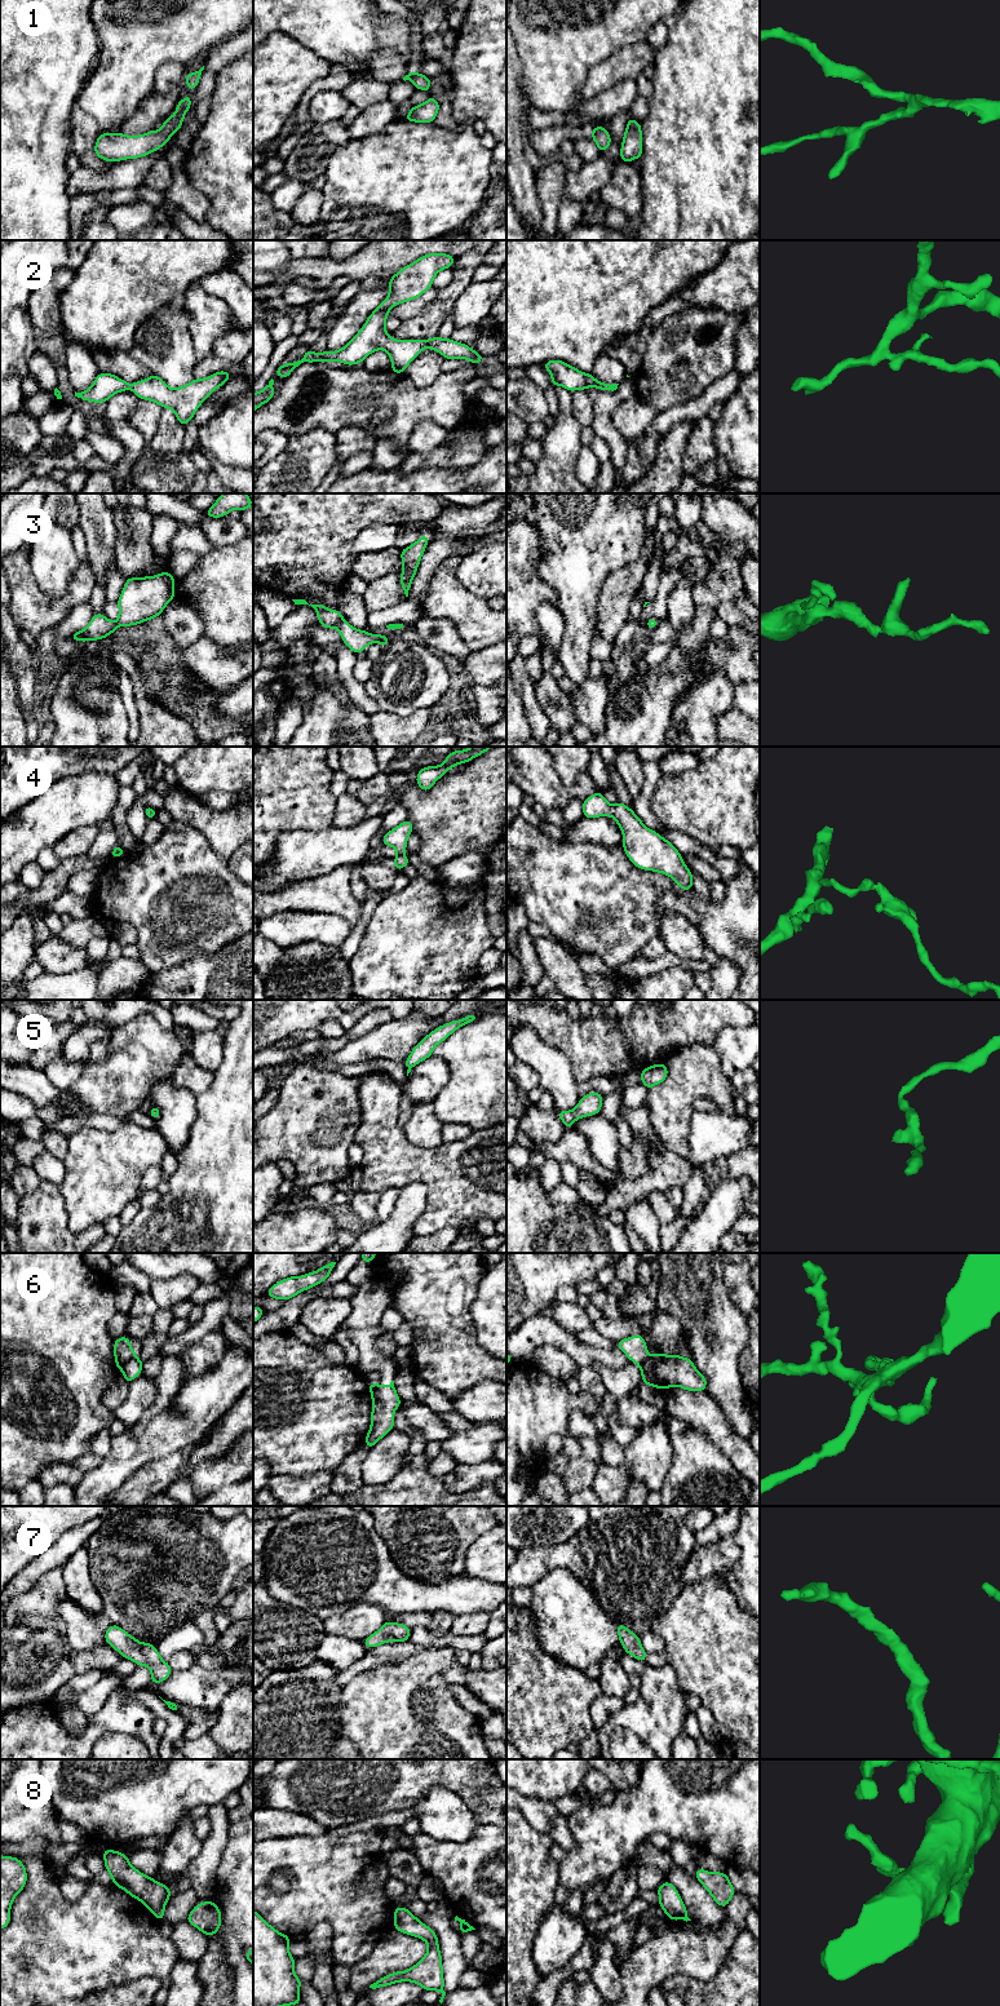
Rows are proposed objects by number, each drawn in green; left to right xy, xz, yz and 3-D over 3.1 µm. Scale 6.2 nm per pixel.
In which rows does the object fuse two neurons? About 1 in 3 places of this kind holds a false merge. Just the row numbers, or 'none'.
6

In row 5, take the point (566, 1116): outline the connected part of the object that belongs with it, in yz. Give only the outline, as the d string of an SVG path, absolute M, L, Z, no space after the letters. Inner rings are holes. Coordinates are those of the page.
M592 1091L581 1097L575 1108L571 1111L558 1111L557 1116L563 1121L566 1129L568 1129L576 1120L599 1113L602 1099L602 1094Z

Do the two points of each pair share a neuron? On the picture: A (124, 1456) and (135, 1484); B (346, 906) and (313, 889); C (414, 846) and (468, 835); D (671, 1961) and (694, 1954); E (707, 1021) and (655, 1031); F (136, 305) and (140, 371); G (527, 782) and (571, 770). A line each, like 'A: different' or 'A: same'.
A: different
B: same
C: different
D: same
E: same
F: different
G: different

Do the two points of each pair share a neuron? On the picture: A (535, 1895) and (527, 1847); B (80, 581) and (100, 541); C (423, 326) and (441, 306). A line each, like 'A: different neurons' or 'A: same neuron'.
A: same neuron
B: different neurons
C: same neuron

